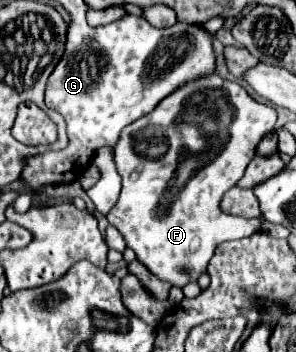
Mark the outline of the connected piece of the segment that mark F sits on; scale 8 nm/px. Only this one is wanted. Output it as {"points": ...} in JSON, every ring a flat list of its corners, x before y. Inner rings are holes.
{"points":[[211,75,207,79,199,79,177,89,175,93,165,97,165,101,161,101,161,105,157,105,153,113,123,129,121,139,113,149,113,159,123,187,119,201,107,213,107,219,123,235,127,247,135,251,137,261,141,261,155,277,183,289,187,283,197,281,199,275,207,271,219,243,243,239,259,231,259,219,227,215,219,209,219,201,225,191,235,187,235,183,243,177,245,167,253,159,257,143,275,129,275,123,277,111,271,105,255,101,239,83,225,81,219,75],[201,87,219,87,227,91,231,105,235,107,231,133,225,141,221,141,221,145,213,145,209,137,199,131,197,125,179,119,185,101,201,91],[137,145,165,145,167,149,157,157,149,157,139,155,141,151,135,149],[203,153,205,159,201,159,201,167,191,173,191,177,177,193,167,197,183,161,189,157,201,157]]}

